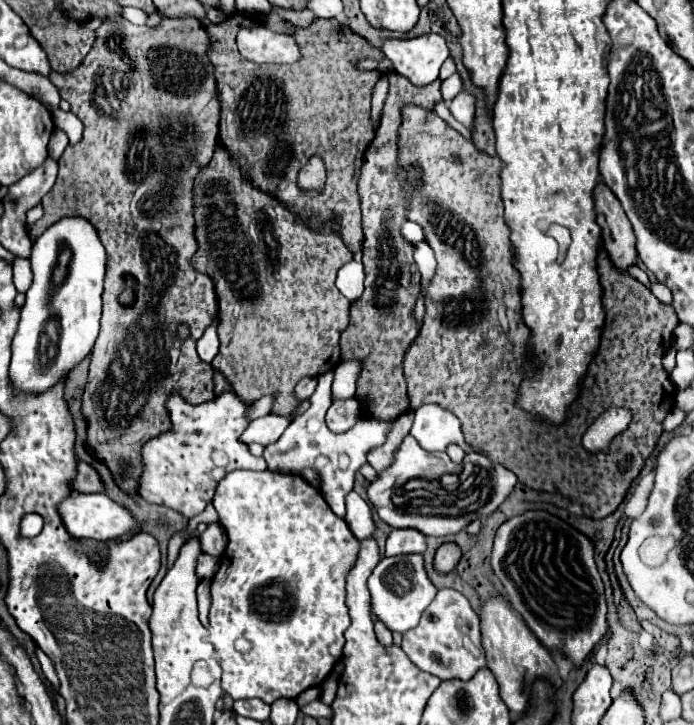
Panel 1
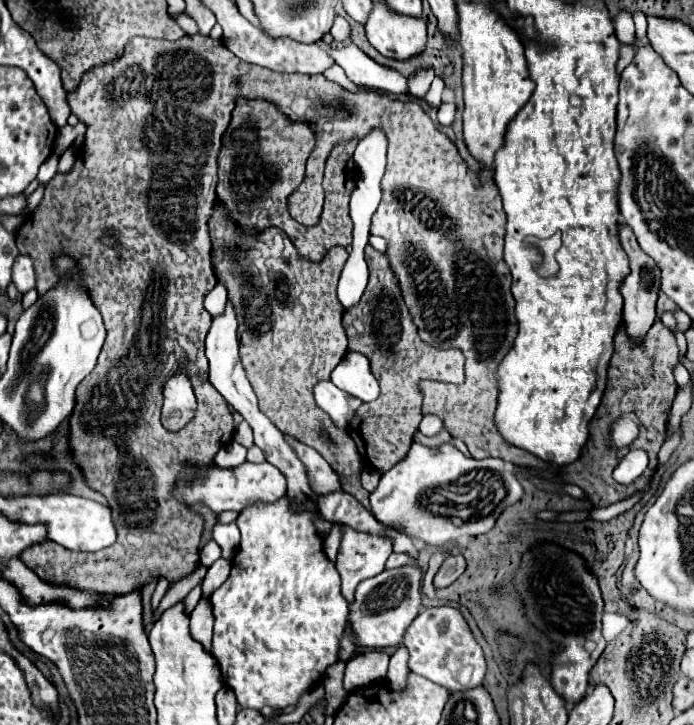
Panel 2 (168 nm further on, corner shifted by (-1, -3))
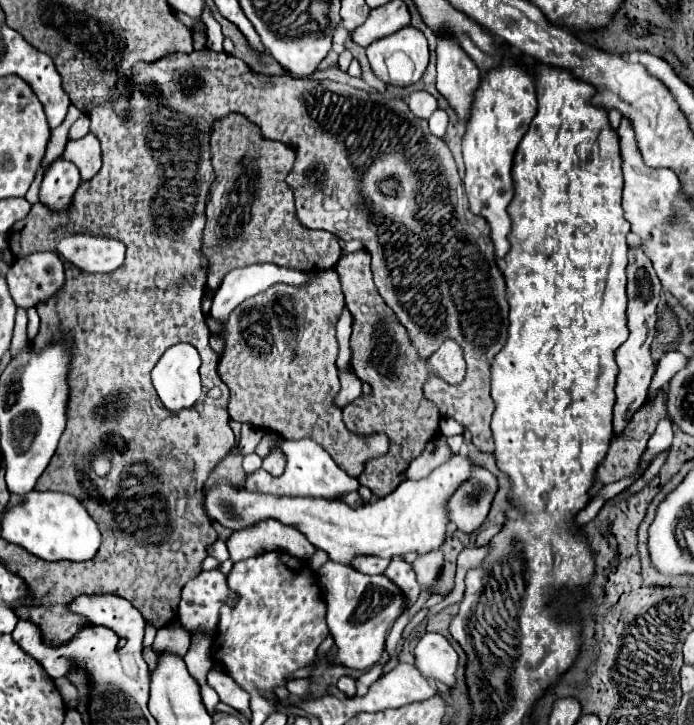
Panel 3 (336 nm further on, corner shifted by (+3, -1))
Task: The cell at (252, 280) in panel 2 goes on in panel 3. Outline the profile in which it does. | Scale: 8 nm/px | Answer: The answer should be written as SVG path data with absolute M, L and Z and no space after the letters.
M335 268L315 272L309 286L275 284L271 286L271 292L247 298L227 320L227 354L223 354L219 360L217 372L231 390L229 416L233 420L247 422L257 428L267 428L285 440L311 438L331 454L341 470L357 478L369 458L383 456L387 452L389 440L385 434L363 438L349 432L343 424L341 410L331 402L333 394L339 392L339 376L335 368L339 344L335 338L335 324L343 304L345 300L341 282Z

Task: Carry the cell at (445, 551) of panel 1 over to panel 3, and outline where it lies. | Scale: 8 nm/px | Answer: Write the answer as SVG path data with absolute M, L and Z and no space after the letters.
M441 550L427 552L427 554L419 556L413 562L413 570L417 574L417 582L423 588L431 588L431 586L437 584L437 578L441 574L441 568L443 568L443 552Z

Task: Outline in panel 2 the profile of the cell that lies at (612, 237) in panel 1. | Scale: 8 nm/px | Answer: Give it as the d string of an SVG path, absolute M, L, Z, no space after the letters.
M619 226L619 238L621 238L621 246L629 256L631 262L631 274L623 280L623 288L621 294L625 298L625 306L623 306L623 322L625 322L625 332L633 342L643 342L645 334L649 332L651 324L657 320L657 298L659 298L659 290L661 290L661 280L659 280L659 268L655 266L655 262L641 250L635 234L631 228L627 226Z

